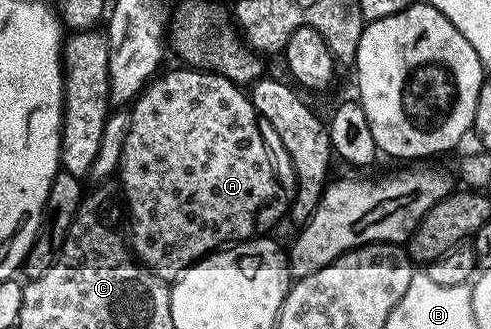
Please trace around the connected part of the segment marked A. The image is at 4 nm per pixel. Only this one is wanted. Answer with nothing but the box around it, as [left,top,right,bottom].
[117,68,285,280]

